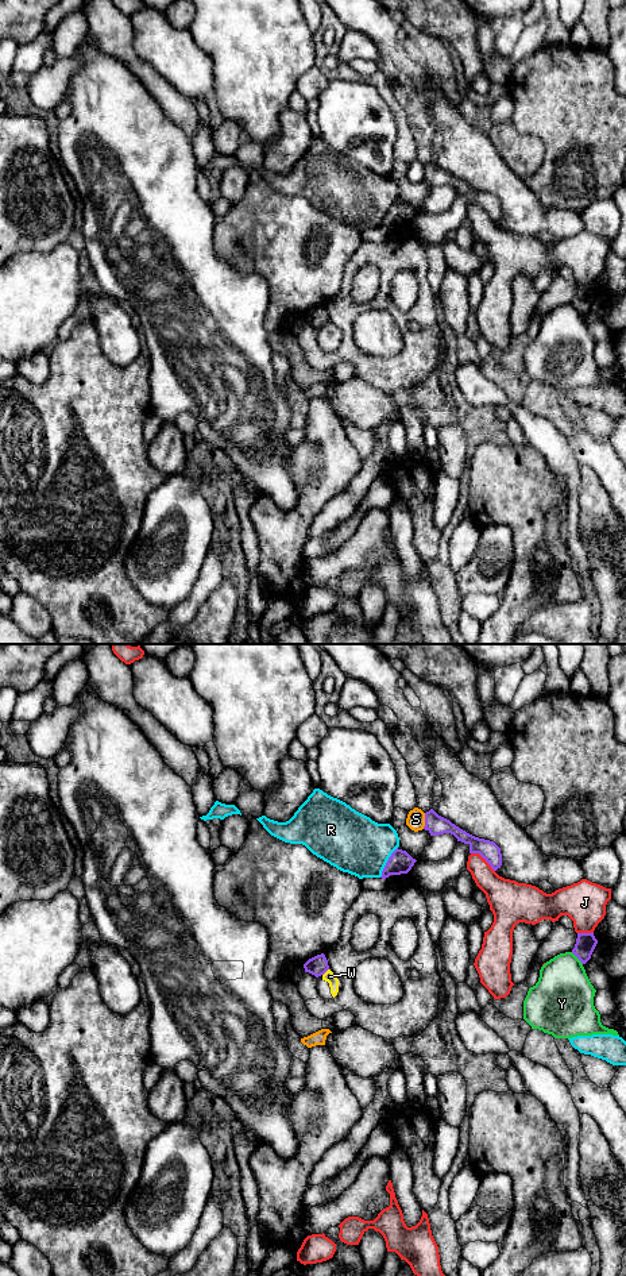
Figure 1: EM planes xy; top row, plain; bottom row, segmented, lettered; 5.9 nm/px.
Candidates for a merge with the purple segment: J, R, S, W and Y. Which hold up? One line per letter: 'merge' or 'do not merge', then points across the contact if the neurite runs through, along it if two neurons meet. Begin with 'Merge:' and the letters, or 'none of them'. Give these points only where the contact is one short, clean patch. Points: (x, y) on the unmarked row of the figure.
Merge: none of them
J: do not merge
R: do not merge
S: do not merge
W: do not merge; border xy (328, 320), (323, 327)
Y: do not merge

